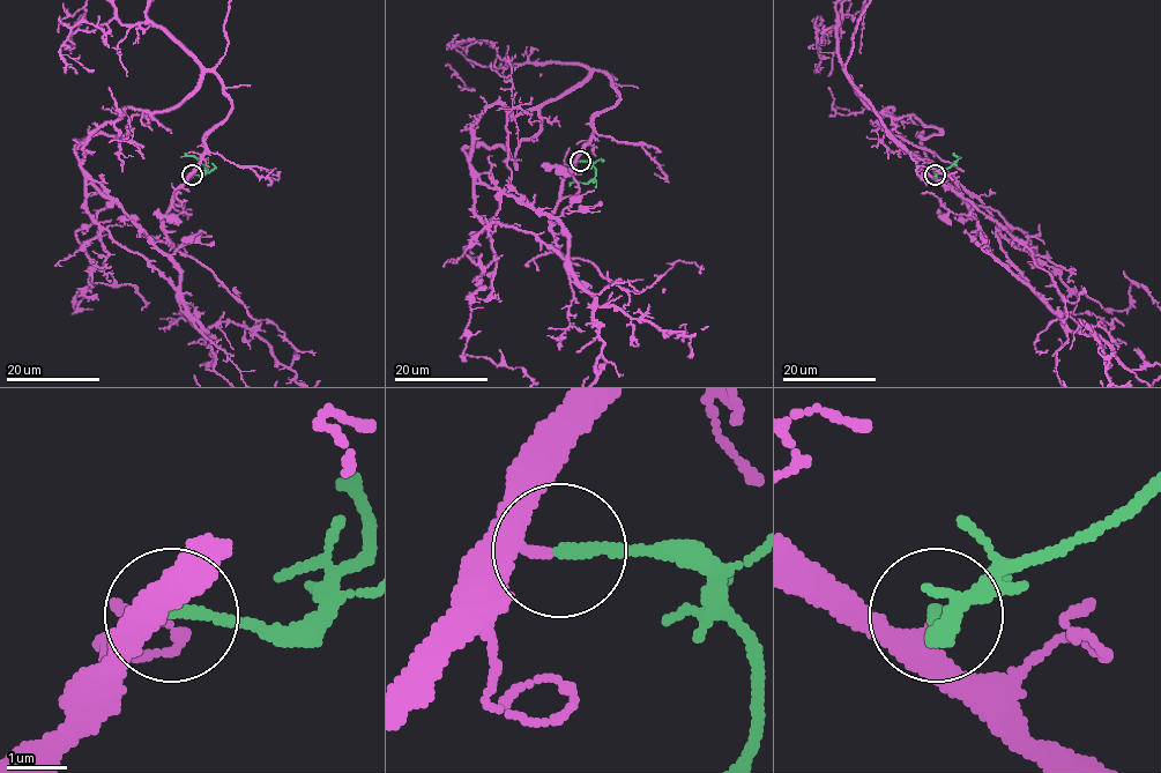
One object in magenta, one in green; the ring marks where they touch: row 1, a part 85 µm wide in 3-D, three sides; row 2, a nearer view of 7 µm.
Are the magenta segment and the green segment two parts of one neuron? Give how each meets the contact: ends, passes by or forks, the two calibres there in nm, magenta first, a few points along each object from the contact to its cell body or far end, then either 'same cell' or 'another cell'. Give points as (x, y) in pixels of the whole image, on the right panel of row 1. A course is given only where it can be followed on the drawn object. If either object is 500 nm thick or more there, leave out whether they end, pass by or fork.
magenta ends; green ends; calibres 220 and 200 nm; course magenta (936, 175), (845, 71), (957, 185), (987, 249), (1071, 331), (1092, 327), (1109, 381); course green (936, 175), (960, 156); same cell

